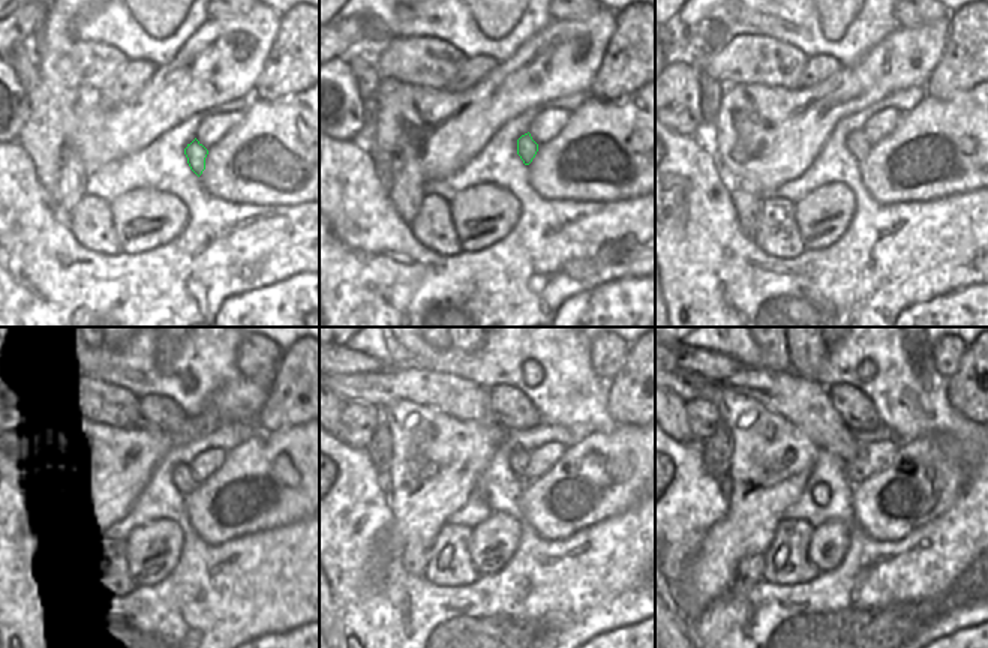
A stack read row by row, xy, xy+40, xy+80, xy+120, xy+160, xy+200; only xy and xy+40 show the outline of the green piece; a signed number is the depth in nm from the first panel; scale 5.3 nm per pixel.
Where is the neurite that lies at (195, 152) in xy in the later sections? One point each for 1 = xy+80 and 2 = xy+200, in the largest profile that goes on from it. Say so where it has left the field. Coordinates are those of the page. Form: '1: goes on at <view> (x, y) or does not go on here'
1: goes on at xy+80 (858, 144)
2: goes on at xy+200 (805, 404)

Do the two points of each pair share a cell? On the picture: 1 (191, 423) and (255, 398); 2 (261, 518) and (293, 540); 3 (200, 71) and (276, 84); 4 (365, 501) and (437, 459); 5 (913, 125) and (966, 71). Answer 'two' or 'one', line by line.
1: one
2: two
3: two
4: two
5: two

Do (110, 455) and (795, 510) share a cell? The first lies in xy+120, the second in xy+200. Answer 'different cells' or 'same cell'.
different cells

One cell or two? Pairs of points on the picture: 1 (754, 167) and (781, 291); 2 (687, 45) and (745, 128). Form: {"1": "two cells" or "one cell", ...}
{"1": "two cells", "2": "two cells"}

